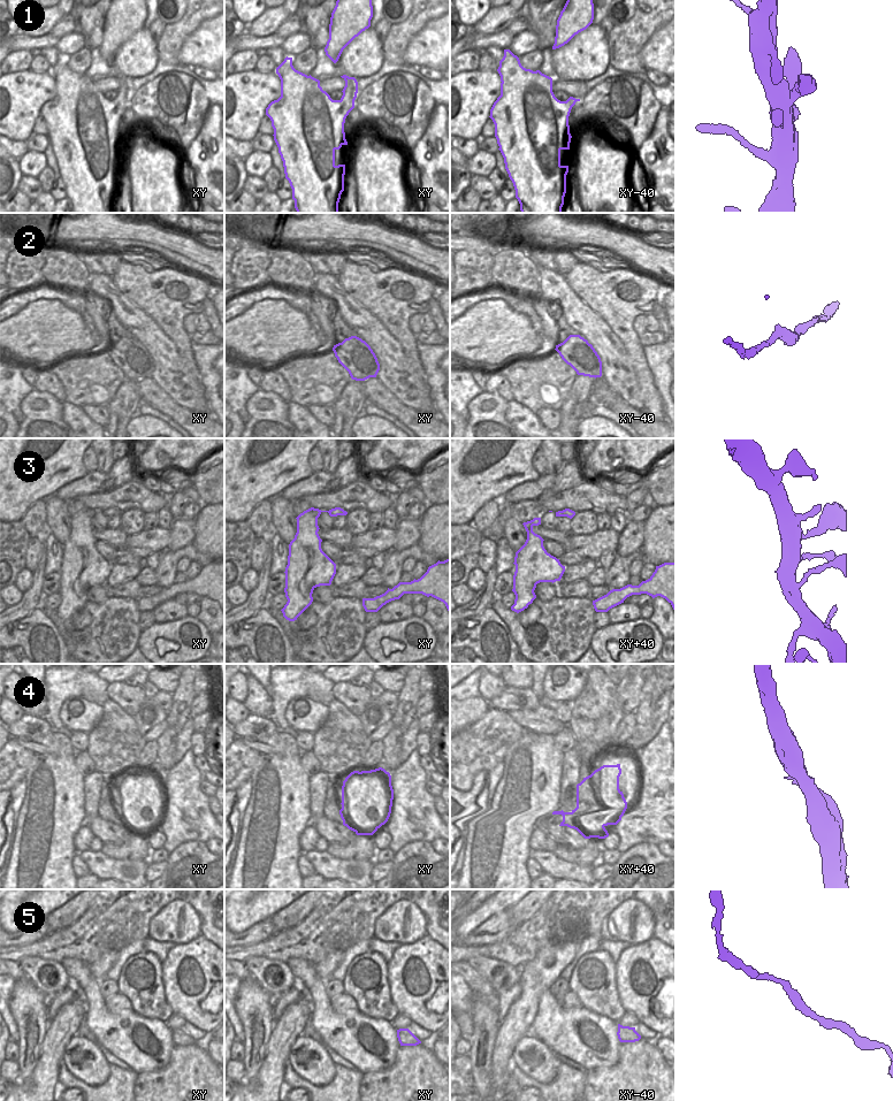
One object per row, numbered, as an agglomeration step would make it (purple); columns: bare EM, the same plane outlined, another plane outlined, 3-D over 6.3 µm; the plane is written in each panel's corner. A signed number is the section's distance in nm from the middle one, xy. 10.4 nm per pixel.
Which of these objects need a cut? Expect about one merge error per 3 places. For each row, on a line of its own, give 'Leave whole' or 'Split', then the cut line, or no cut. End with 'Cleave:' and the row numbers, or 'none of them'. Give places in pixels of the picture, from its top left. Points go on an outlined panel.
1: Leave whole. No split
2: Split. Split along xy (344, 366), (348, 369)
3: Leave whole. No split
4: Split. Split along xy (342, 808), (351, 824), (374, 832)
5: Leave whole. No split
Cleave: 2, 4

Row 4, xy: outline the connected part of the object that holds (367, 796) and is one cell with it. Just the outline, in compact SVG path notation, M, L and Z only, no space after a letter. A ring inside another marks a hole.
M384 769L351 772L342 786L342 809L350 825L374 833L391 813L394 789Z

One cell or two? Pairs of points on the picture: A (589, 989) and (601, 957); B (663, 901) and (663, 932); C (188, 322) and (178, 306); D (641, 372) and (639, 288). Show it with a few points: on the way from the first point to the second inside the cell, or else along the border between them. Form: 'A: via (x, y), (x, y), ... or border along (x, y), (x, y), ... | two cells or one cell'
A: via (593, 981), (593, 976), (598, 965) | one cell
B: via (663, 909), (663, 924) | one cell
C: border along (193, 312), (183, 319), (183, 328), (190, 335) | two cells
D: via (635, 351), (626, 334), (626, 308) | one cell

